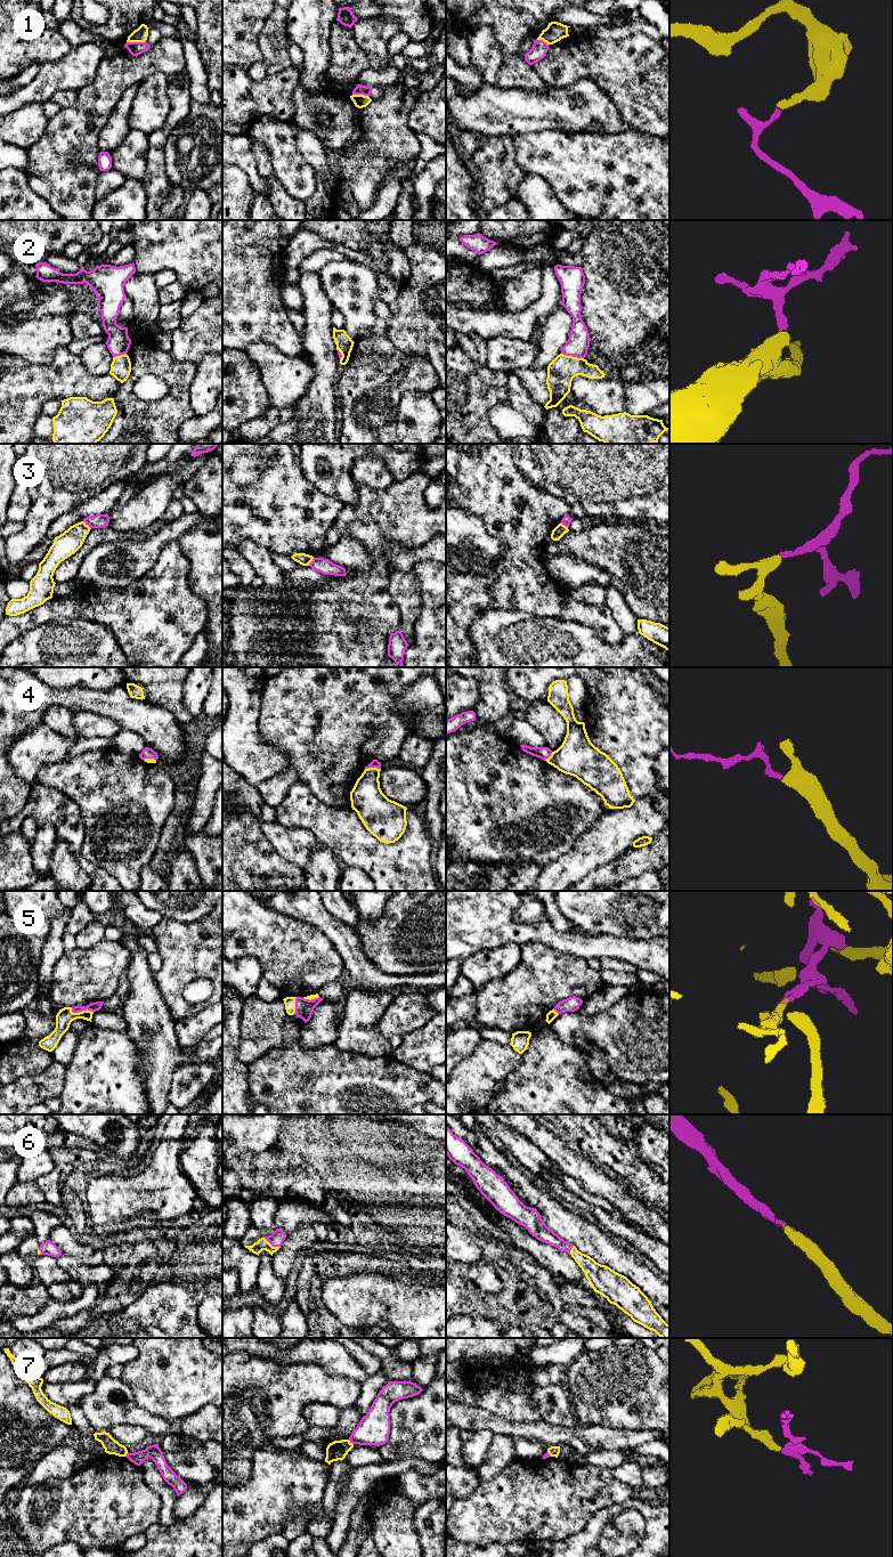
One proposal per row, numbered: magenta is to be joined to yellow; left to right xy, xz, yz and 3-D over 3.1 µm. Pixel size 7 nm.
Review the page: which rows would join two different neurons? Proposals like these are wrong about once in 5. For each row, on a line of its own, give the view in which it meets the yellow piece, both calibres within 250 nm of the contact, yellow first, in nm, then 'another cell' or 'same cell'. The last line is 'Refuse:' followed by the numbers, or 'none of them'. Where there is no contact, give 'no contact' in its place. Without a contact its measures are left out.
1: xy | 100/100 nm | another cell
2: yz | 200/160 nm | another cell
3: xy | 160/100 nm | same cell
4: xz | 240/60 nm | same cell
5: xy | 120/60 nm | same cell
6: xz | 80/100 nm | same cell
7: xz | 140/220 nm | another cell
Refuse: 1, 2, 7

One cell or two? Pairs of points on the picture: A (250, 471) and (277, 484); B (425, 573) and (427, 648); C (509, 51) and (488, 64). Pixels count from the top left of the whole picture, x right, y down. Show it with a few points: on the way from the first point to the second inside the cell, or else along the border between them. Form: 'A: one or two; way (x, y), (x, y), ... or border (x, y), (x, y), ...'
A: two; border (259, 455), (259, 478), (252, 484), (235, 484)
B: one; way (432, 591), (432, 630)
C: two; border (493, 30), (504, 57)

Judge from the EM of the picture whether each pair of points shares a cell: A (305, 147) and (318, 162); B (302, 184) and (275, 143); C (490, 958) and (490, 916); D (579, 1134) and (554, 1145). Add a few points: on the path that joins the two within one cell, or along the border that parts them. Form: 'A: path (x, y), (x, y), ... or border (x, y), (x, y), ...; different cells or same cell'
A: path (308, 151), (316, 159); same cell
B: path (294, 173), (289, 167), (284, 153); same cell
C: border (517, 943), (484, 948), (465, 959); different cells
D: border (557, 1132), (565, 1140); different cells

